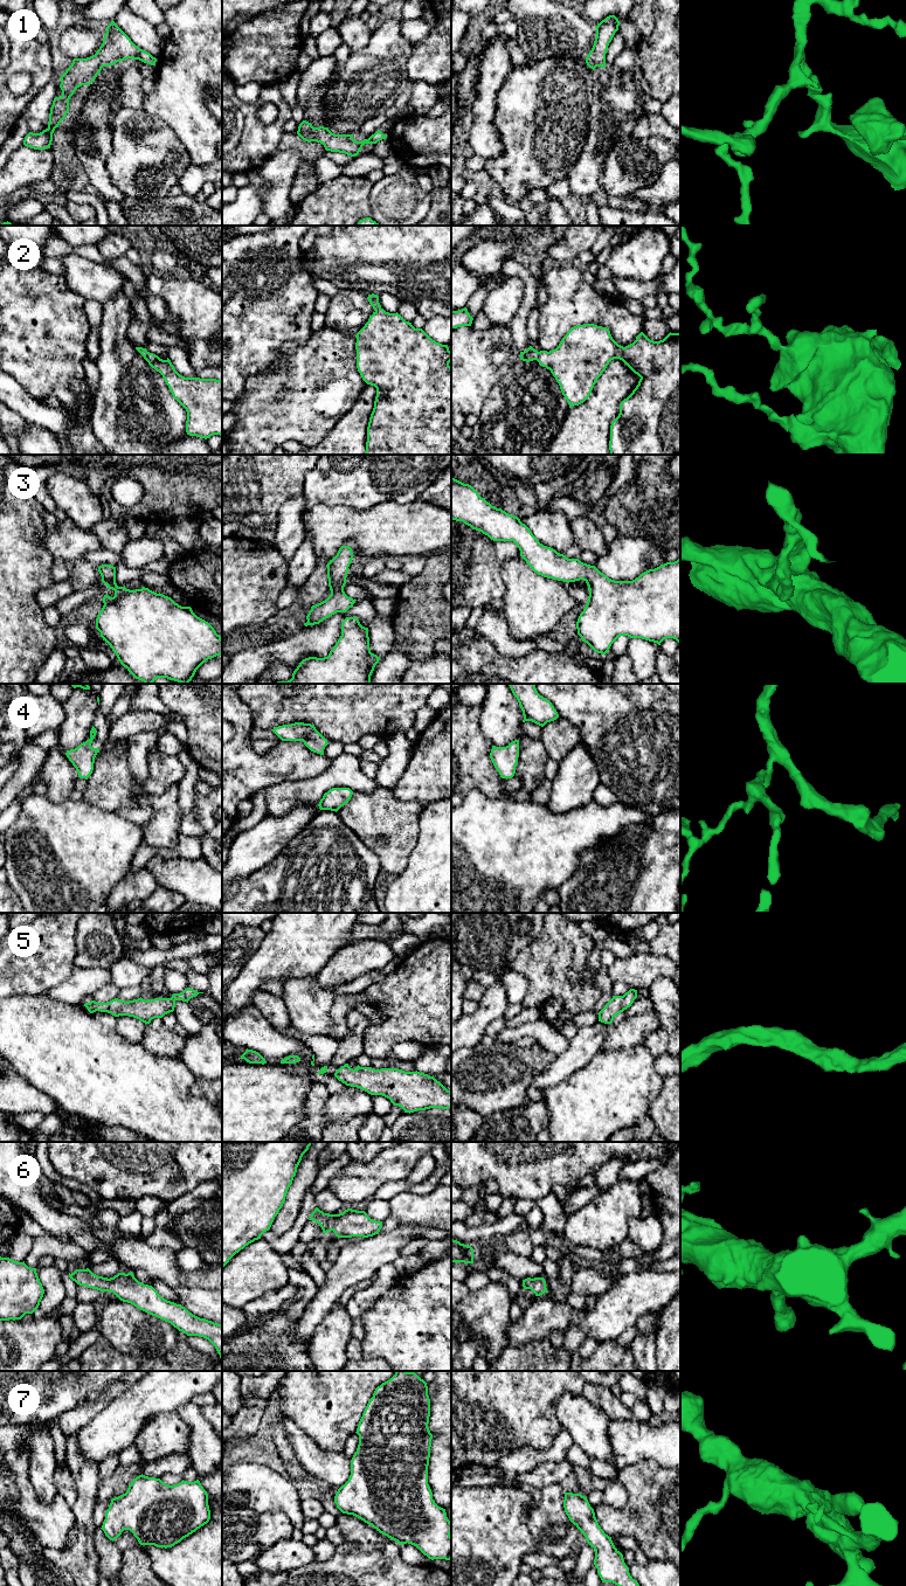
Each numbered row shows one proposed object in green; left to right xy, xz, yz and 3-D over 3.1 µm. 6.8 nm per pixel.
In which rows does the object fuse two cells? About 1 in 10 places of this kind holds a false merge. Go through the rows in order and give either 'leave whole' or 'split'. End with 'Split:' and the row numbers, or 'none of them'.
1: leave whole
2: leave whole
3: leave whole
4: leave whole
5: leave whole
6: leave whole
7: leave whole
Split: none of them

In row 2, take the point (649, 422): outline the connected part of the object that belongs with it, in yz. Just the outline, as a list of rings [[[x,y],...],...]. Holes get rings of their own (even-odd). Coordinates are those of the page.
[[[594,324],[572,327],[555,349],[538,352],[532,346],[520,352],[520,360],[537,360],[551,370],[560,386],[569,408],[583,403],[597,379],[614,359],[622,360],[641,379],[632,393],[620,404],[620,414],[610,425],[610,455],[680,455],[680,333],[669,333],[663,340],[650,340],[641,332],[636,340],[623,347],[611,337],[609,328]]]

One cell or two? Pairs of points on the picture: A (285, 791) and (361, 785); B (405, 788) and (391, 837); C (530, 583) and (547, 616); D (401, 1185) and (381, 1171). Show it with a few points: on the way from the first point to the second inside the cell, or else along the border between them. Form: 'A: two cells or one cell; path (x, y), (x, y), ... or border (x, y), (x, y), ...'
A: one cell; path (304, 788), (315, 788), (326, 780), (343, 780)
B: two cells; border (391, 789), (395, 797), (417, 801), (423, 807)
C: one cell; path (530, 591), (530, 598), (539, 608)
D: two cells; border (405, 1178), (385, 1182), (372, 1197)

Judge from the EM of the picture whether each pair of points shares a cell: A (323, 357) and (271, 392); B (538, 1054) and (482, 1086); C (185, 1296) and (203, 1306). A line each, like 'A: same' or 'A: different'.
A: same
B: same
C: same

